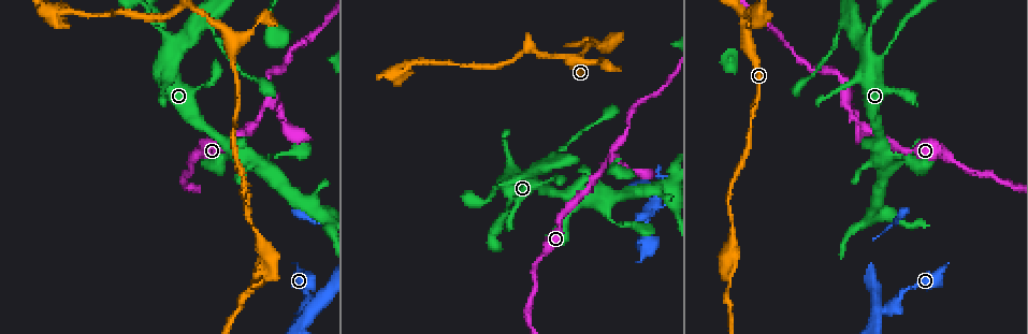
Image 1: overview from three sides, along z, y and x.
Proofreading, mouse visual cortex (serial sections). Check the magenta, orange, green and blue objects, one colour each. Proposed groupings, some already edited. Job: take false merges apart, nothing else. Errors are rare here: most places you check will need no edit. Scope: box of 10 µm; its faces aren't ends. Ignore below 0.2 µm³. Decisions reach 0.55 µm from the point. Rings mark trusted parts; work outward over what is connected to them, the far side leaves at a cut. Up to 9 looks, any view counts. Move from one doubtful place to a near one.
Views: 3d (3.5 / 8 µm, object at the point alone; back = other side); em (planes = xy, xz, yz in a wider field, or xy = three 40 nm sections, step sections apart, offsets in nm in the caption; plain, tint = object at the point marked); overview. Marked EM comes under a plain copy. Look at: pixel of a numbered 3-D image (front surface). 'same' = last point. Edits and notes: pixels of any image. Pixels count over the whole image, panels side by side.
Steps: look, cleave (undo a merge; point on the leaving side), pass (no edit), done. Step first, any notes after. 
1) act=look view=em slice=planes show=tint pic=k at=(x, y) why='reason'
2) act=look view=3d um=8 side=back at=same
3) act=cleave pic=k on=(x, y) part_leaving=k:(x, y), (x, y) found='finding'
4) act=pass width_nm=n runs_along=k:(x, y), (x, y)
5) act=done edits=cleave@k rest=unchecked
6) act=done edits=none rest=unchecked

act=look view=3d um=8 pic=1 at=(220, 23) why='sudden change in width'

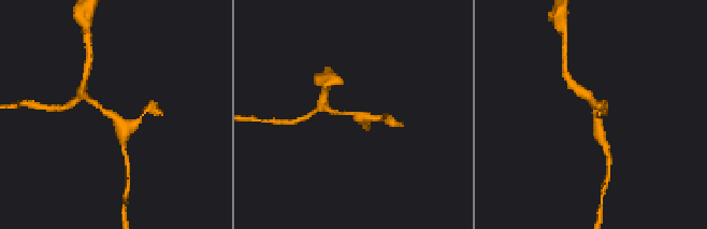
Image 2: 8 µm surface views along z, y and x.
act=look view=em slice=planes show=tint at=same arm_widths_nm=150,400

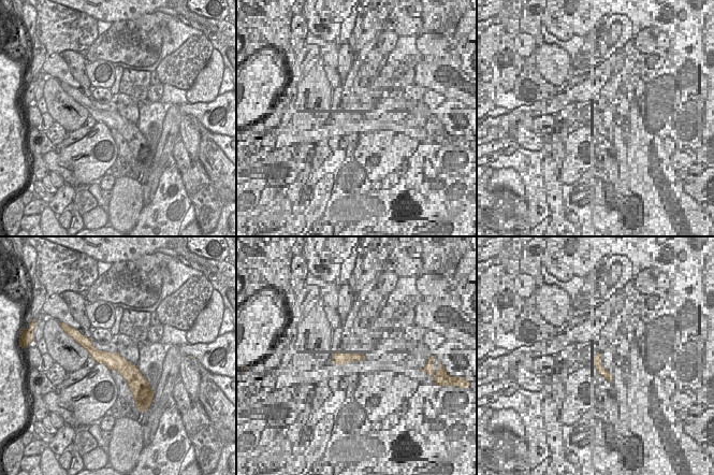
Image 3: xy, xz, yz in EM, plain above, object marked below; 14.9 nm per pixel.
act=pass runs_along=3:(86, 342), (136, 384) found='one cell here'

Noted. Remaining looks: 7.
act=look view=3d um=3.5 pic=1 at=(835, 71) why='sharp bend'

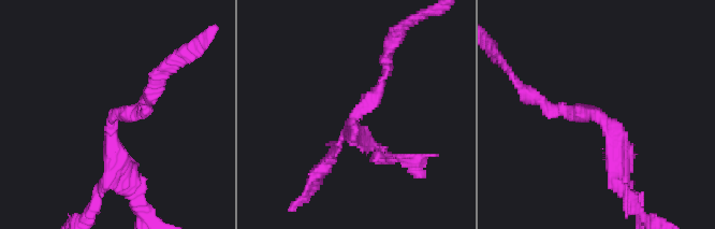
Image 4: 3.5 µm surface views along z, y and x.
act=look view=em slice=planes show=tint pic=4 at=(114, 118) arm_widths_nm=150,250 why='need the tissue'

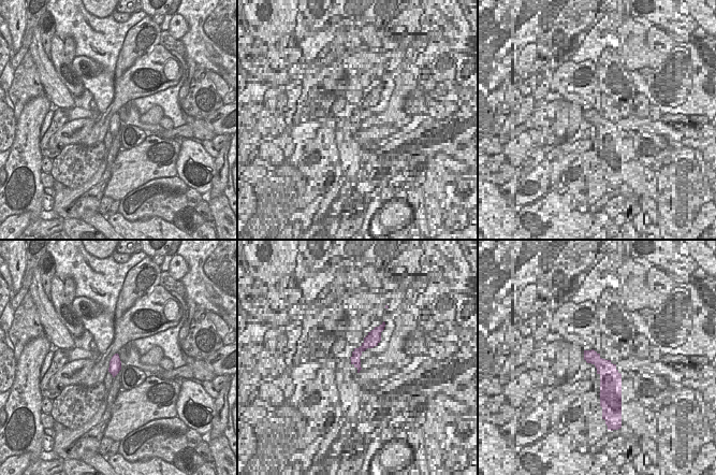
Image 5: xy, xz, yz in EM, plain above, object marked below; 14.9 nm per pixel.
act=pass runs_along=4:(617, 187), (604, 120), (546, 104) found='continuous, no second cell'

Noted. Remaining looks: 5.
act=look view=3d um=3.5 pic=1 at=(269, 273) why='sudden change in width'

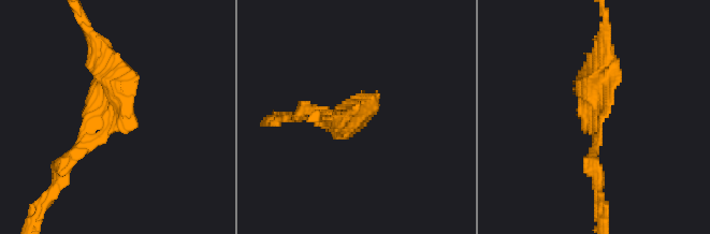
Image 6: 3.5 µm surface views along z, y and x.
act=look view=em slice=xy step=2 show=tint pic=6 at=(596, 111)

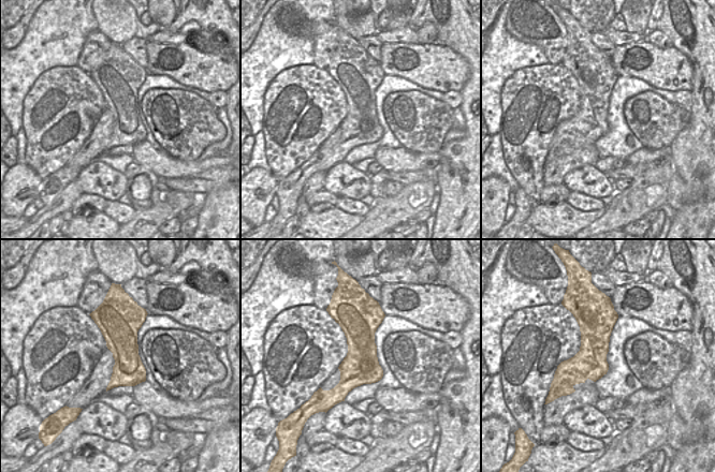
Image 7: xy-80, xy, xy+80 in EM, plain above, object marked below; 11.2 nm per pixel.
act=pass found='continuous, no second cell'

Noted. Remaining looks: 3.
act=look view=3d um=3.5 pic=1 at=(874, 60) why='four arms meet'

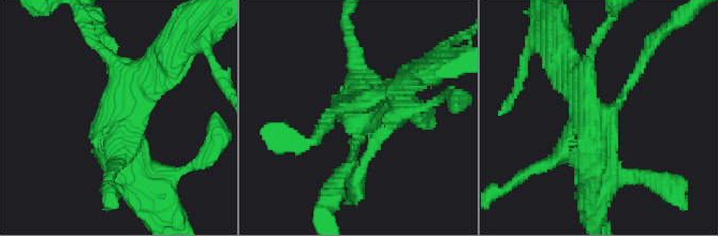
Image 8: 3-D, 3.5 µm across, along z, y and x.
act=look view=em slice=planes show=tint pic=8 at=(113, 116)

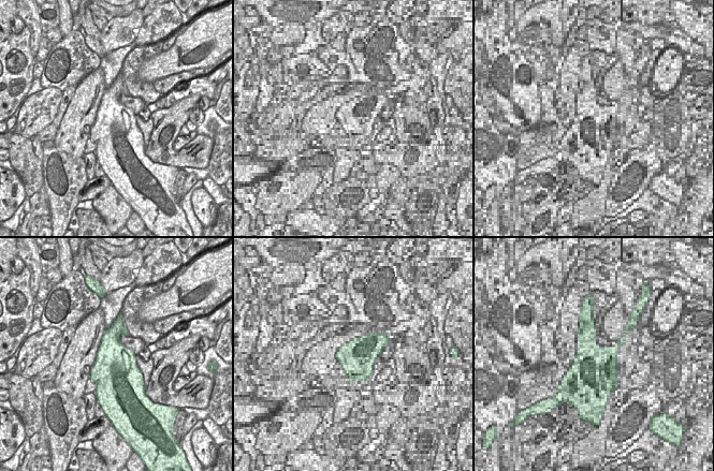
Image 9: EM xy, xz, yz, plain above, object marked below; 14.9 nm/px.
act=pass runs_along=8:(598, 186), (584, 130), (612, 111), (642, 61) found='continuous, no second cell'

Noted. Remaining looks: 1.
act=done edits=none rest=unchecked

